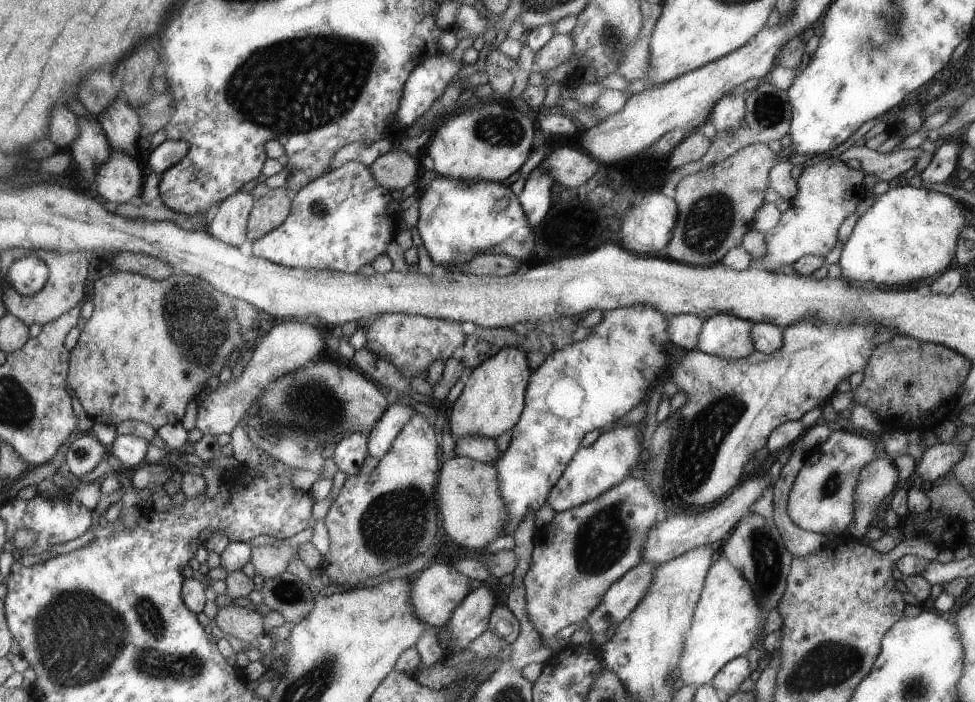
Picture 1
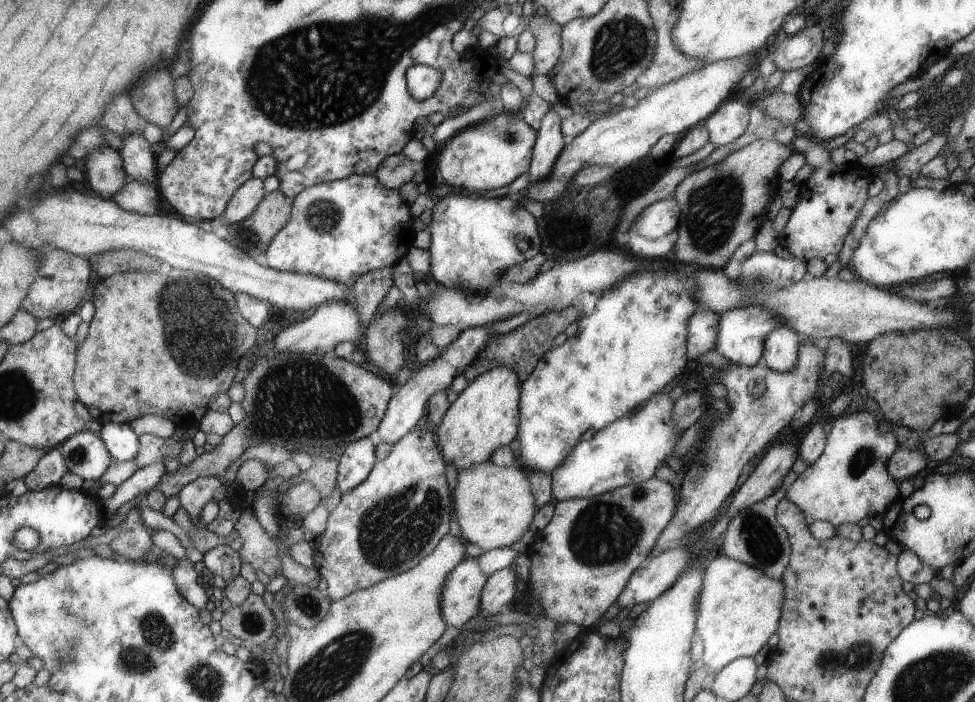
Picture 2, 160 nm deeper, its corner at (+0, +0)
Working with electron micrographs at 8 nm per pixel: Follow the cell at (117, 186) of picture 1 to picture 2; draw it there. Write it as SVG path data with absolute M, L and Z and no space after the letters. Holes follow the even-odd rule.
M128 174L124 188L117 192L111 200L126 211L142 215L158 214L161 203L155 186L139 183Z

